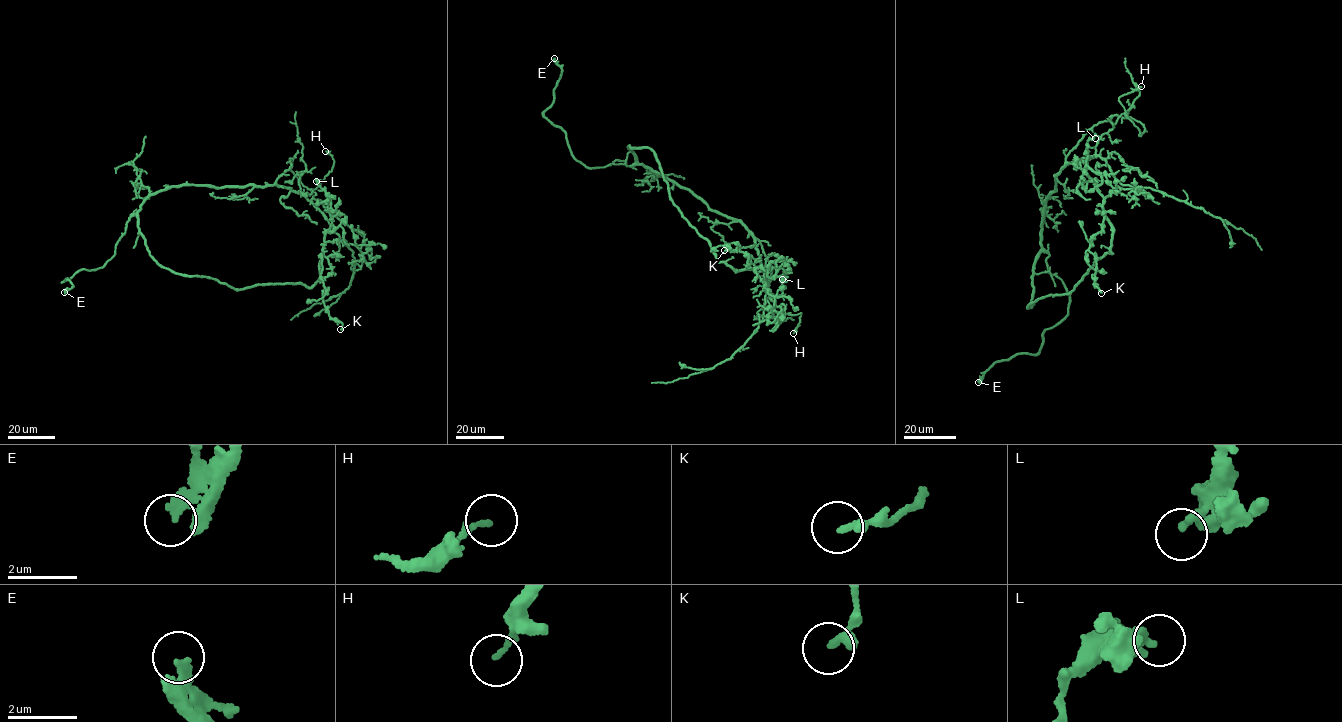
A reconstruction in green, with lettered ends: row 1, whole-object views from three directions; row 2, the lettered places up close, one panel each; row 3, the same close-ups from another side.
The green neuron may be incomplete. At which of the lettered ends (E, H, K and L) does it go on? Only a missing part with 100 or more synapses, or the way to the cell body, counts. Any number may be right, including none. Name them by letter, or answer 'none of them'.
E

